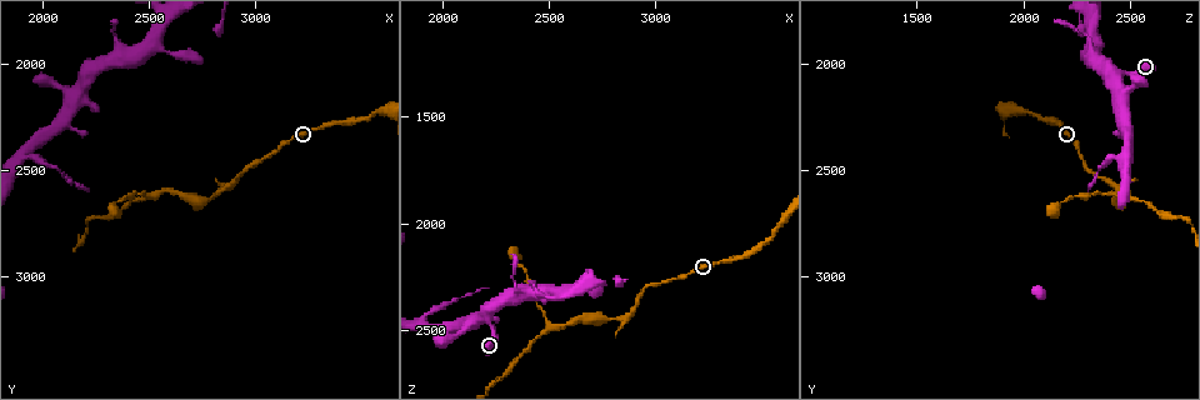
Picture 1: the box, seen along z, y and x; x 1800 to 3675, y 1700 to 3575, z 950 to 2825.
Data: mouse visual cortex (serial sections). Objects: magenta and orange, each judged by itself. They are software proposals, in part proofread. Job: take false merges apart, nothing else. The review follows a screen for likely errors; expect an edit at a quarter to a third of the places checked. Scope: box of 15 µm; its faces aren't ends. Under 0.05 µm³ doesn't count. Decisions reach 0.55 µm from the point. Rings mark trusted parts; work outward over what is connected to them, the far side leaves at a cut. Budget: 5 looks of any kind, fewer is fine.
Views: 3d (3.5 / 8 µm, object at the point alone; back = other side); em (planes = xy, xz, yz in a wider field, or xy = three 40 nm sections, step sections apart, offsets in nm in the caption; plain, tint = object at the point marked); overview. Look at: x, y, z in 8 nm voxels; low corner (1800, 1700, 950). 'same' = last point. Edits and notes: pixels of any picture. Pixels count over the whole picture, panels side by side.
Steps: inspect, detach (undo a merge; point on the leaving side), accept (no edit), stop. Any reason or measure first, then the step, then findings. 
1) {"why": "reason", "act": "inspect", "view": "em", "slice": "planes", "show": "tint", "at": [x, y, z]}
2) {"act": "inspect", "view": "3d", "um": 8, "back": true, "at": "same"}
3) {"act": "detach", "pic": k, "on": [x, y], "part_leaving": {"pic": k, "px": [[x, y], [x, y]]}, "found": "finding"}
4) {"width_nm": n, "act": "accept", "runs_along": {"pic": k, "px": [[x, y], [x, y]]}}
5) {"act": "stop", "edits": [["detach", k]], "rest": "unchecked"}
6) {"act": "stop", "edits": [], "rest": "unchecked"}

{"why": "thin arm on a thick one", "act": "inspect", "view": "3d", "um": 8, "at": [2200, 2050, 2430]}

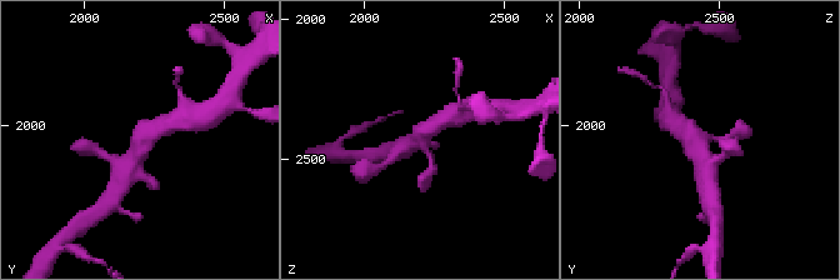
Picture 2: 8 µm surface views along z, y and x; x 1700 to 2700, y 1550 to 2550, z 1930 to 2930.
{"arms": 3, "arm_widths_nm": [200, 500, 500], "act": "inspect", "view": "em", "slice": "xy", "step": 5, "show": "tint", "at": [2200, 2060, 2440]}

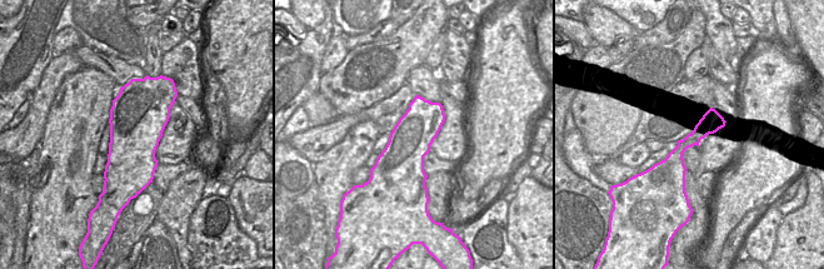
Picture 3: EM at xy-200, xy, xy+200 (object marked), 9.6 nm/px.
{"act": "accept", "runs_along": {"pic": 3, "px": [[712, 111], [677, 153], [675, 180]]}, "found": "one cell here"}

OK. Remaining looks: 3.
{"why": "narrows sharply", "act": "inspect", "view": "3d", "um": 3.5, "at": [2790, 2640, 2450]}

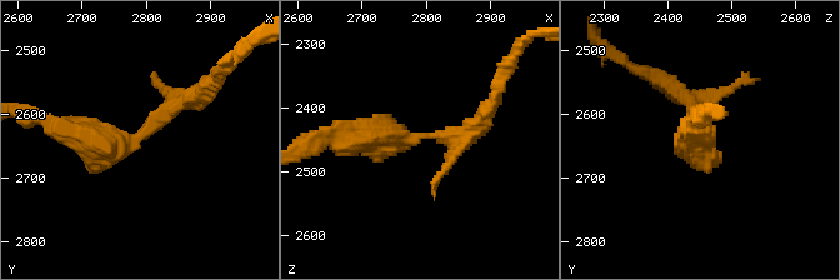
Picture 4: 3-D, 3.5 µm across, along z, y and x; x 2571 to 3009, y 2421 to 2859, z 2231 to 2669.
{"arm_widths_nm": [200, 400], "why": "shape alone is not enough", "act": "inspect", "view": "em", "slice": "xy", "step": 5, "show": "plain", "at": [2795, 2630, 2445]}

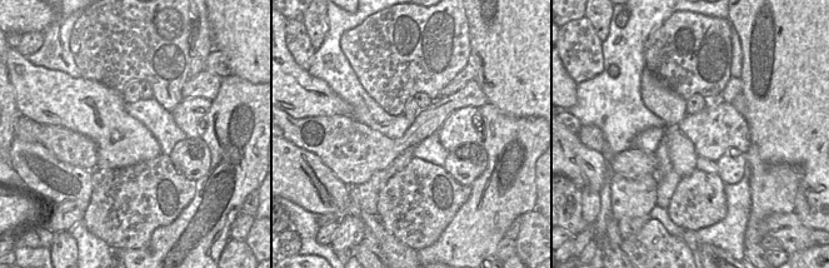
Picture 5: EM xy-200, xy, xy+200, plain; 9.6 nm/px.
{"why": "with the object marked", "act": "inspect", "view": "em", "slice": "xy", "step": 5, "show": "tint", "at": "same"}

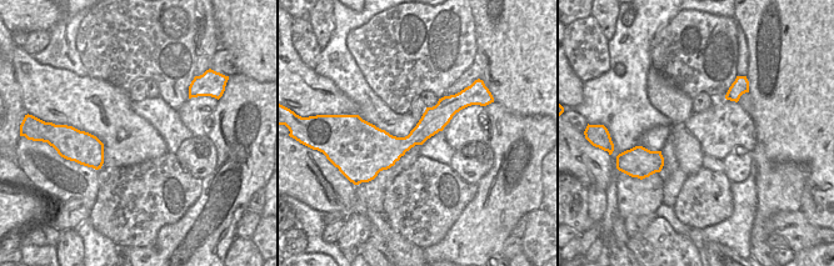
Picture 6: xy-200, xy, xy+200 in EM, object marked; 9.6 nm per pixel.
{"act": "accept", "runs_along": {"pic": 4, "px": [[206, 89], [123, 146], [69, 131]]}, "found": "all the same cell"}

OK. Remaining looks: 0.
{"act": "stop", "edits": [], "rest": "unchecked"}

